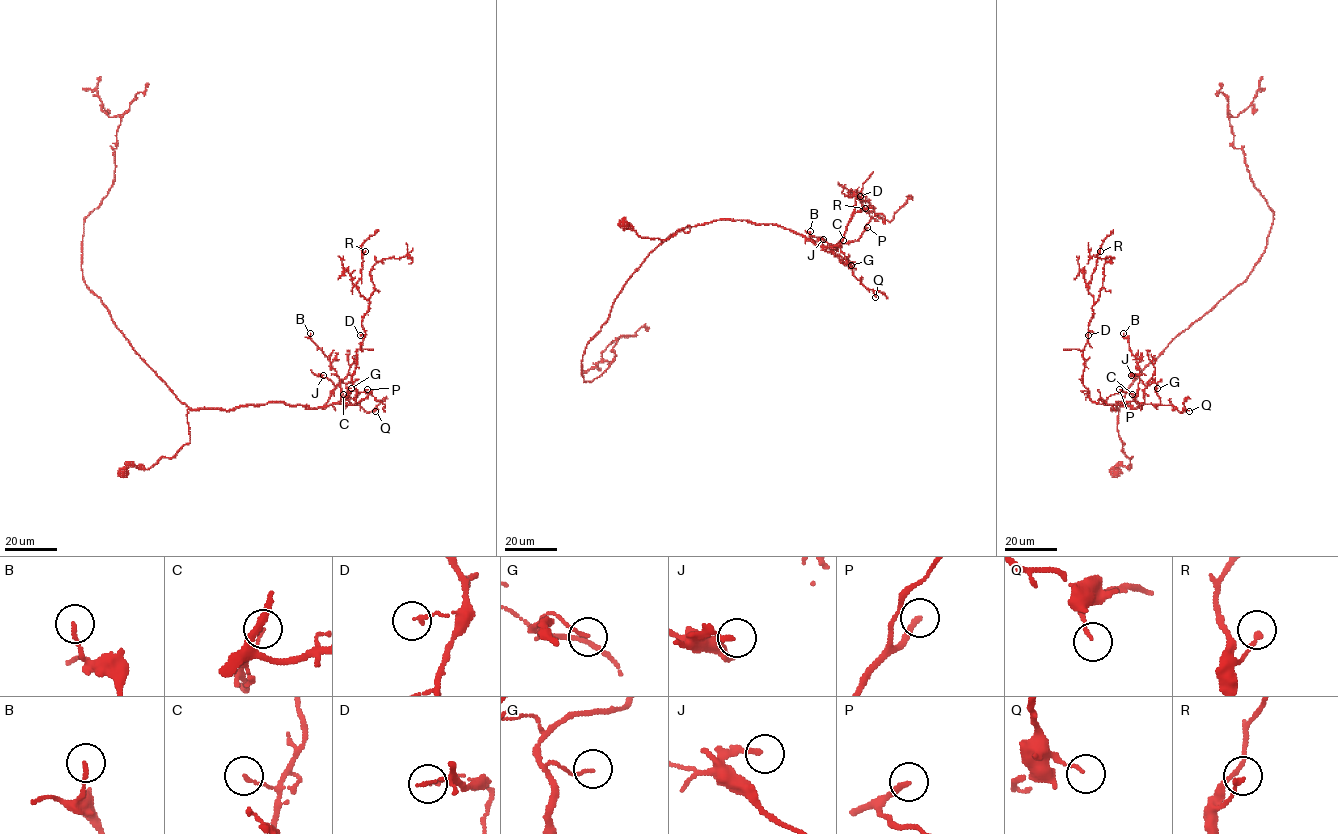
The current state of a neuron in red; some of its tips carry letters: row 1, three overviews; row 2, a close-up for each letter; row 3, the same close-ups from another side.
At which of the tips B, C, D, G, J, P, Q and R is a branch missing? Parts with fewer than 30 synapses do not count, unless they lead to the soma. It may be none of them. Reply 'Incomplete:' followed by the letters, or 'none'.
Incomplete: P

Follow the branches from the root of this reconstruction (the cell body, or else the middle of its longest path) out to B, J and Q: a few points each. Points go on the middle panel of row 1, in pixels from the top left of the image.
B: (625, 223), (640, 236), (667, 240), (687, 232), (687, 225), (742, 219), (840, 248), (810, 231)
J: (625, 223), (640, 236), (662, 240), (687, 232), (687, 225), (717, 220), (775, 224), (836, 255), (823, 239)
Q: (625, 223), (640, 236), (662, 240), (717, 220), (775, 224), (817, 245), (838, 246), (875, 297)

